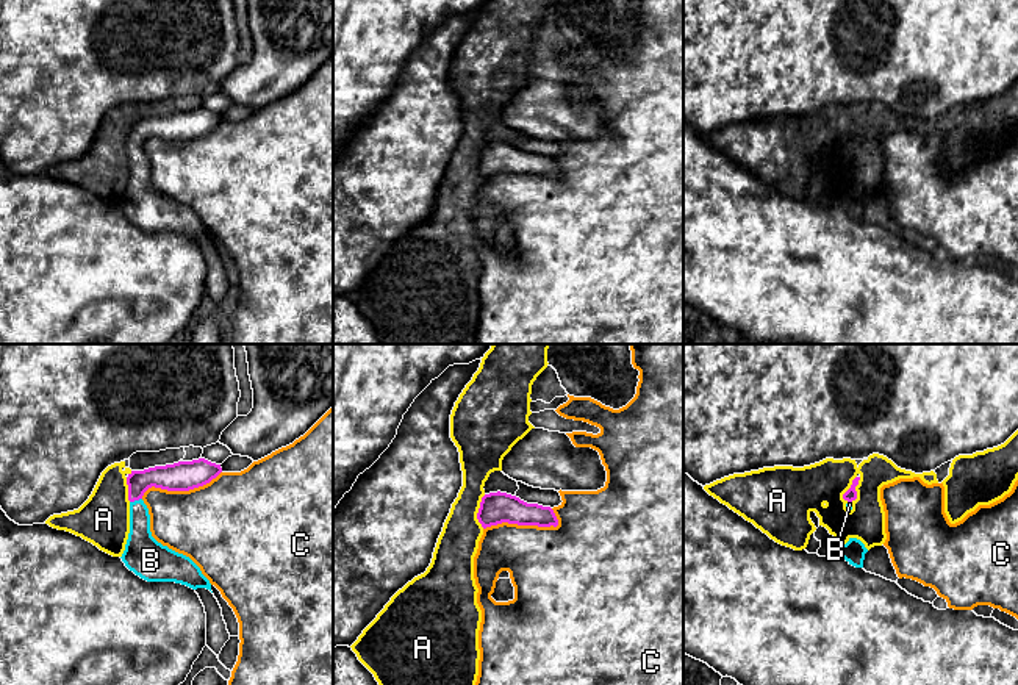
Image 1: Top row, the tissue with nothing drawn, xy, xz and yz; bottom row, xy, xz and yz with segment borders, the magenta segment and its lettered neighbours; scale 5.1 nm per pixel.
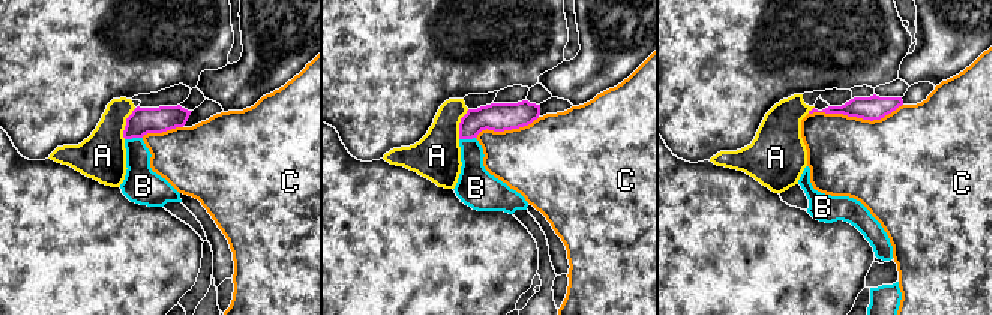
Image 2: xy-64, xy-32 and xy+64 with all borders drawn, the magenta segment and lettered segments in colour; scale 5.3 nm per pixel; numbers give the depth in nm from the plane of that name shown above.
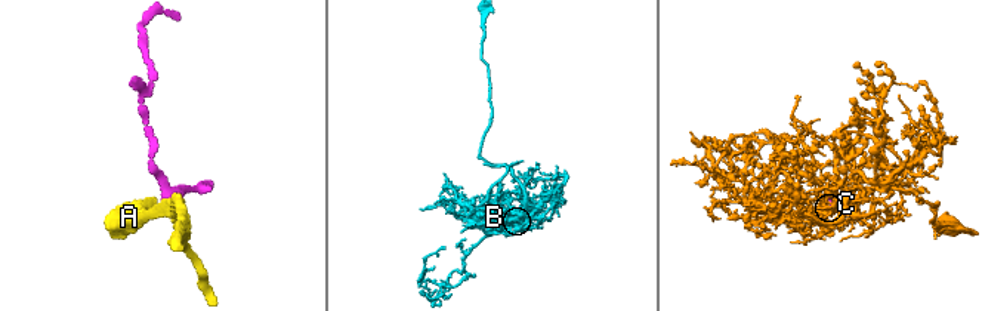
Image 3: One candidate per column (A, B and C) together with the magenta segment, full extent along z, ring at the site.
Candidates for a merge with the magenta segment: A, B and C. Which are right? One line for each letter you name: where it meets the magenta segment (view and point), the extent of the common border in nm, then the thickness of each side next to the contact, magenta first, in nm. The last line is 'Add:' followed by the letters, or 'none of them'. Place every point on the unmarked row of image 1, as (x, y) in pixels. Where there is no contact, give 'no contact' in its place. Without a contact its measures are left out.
B: xy (135, 149) | 70 nm | 140/160 nm
Add: B

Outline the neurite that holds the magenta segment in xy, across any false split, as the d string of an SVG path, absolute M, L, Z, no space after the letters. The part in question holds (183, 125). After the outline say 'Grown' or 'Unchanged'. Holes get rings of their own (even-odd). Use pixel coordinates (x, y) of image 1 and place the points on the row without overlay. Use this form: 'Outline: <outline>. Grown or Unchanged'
Outline: M199 108L128 124L130 183L120 208L130 221L147 231L175 231L192 239L211 241L210 230L189 206L163 195L152 186L150 164L142 145L152 136L189 141L210 133L220 122L220 114Z. Grown

